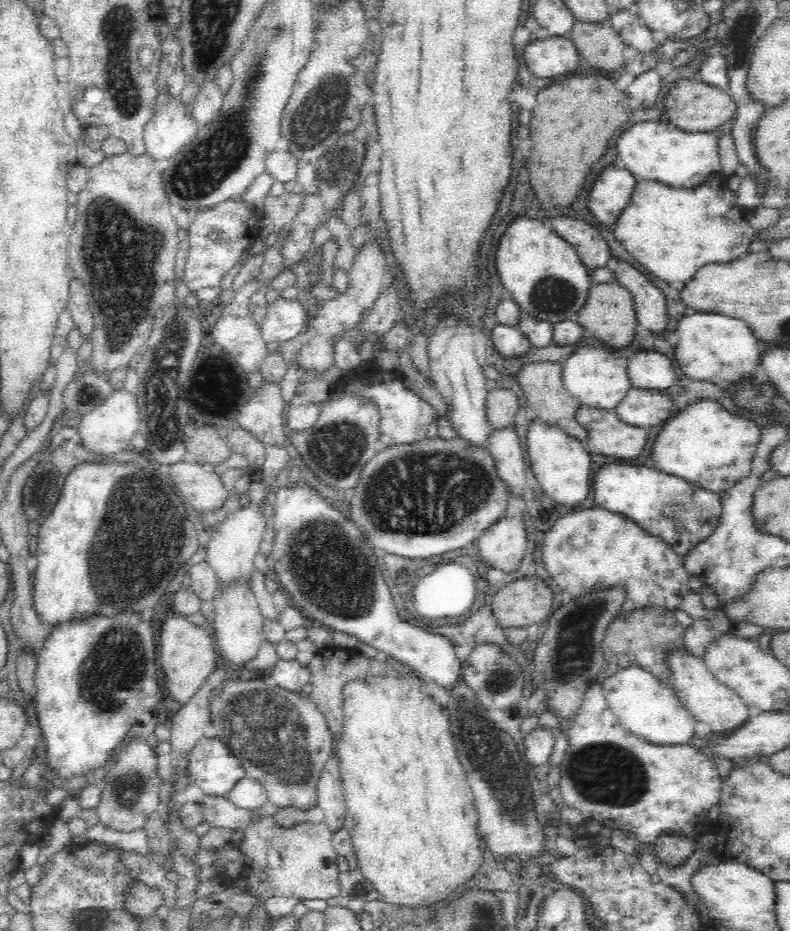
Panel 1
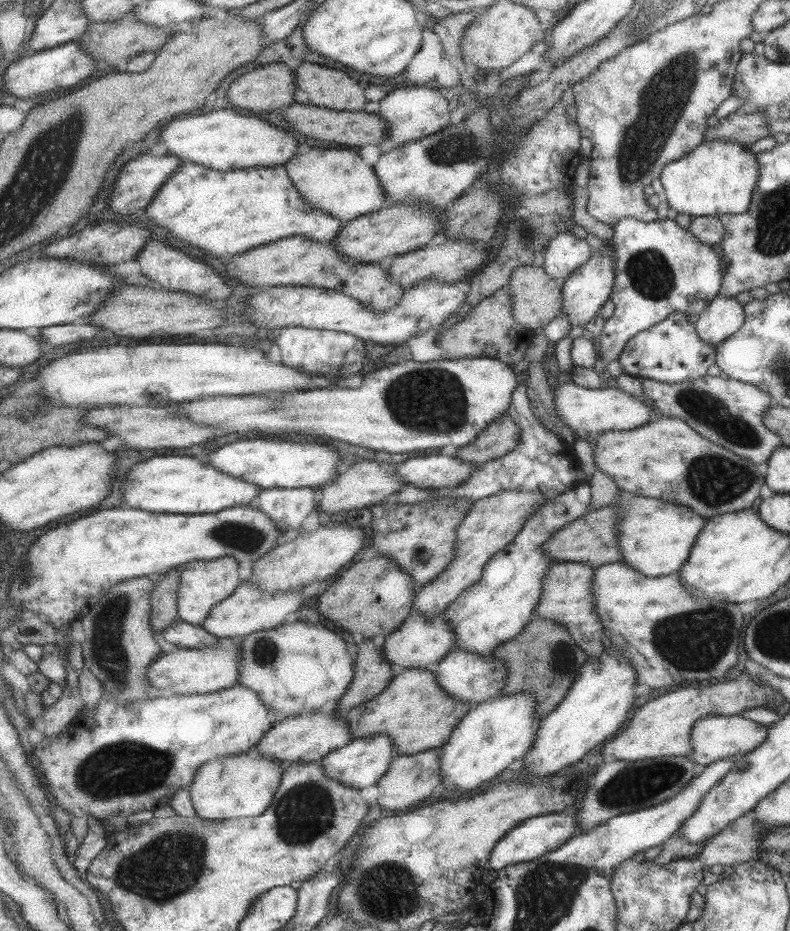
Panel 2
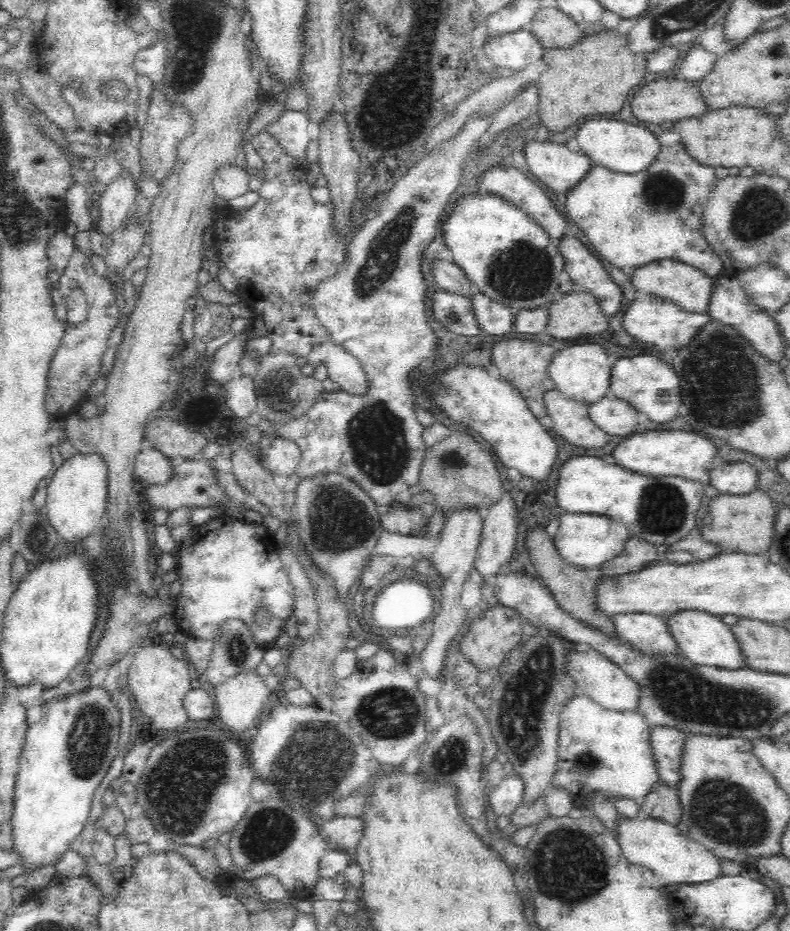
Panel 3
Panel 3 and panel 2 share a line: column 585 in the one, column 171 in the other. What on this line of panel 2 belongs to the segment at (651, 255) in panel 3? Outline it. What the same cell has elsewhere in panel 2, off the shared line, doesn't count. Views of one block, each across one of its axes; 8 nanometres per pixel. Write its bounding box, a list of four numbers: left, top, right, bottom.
[145,161,344,256]

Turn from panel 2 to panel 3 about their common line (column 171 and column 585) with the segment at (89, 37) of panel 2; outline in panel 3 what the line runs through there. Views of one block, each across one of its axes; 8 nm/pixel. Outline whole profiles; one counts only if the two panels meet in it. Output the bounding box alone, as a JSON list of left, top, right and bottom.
[528,5,588,51]

